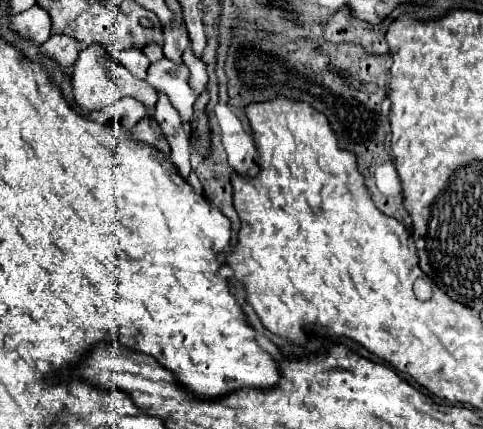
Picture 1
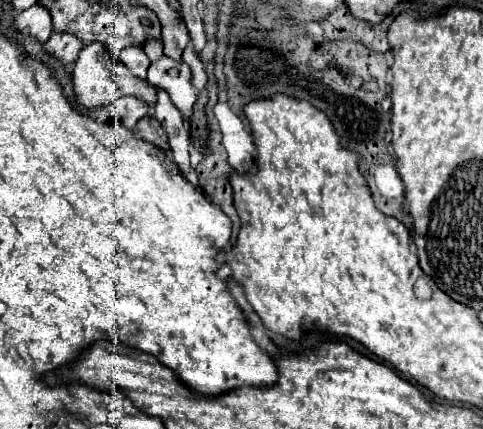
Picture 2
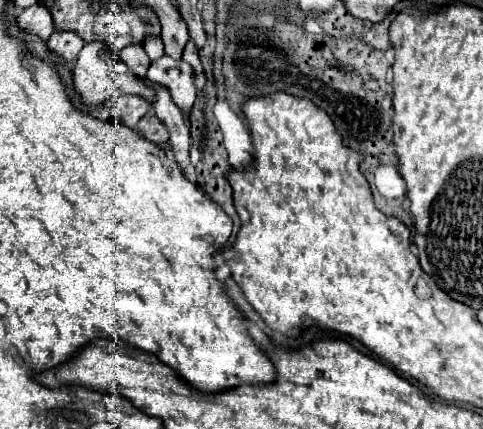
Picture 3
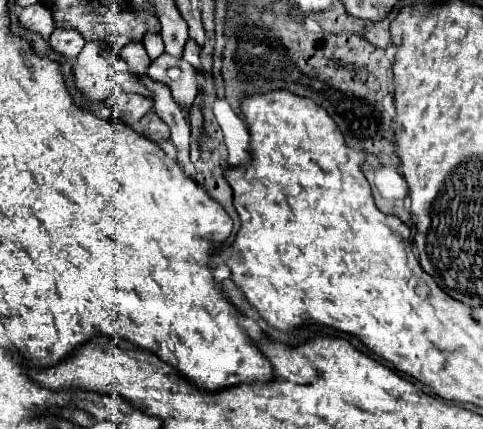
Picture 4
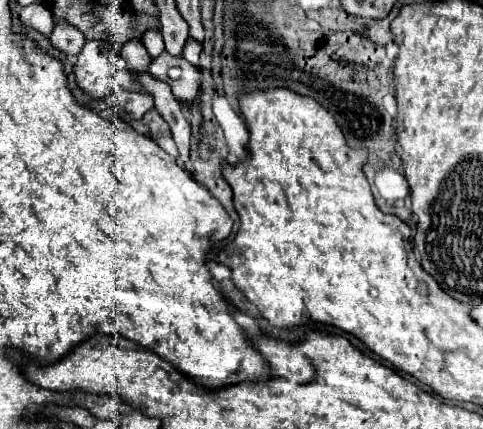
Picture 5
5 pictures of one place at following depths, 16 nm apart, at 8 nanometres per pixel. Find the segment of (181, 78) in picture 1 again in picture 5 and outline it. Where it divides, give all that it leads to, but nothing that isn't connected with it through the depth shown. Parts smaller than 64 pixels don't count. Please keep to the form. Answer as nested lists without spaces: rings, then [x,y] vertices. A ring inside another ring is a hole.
[[[162,52],[156,60],[152,60],[148,74],[156,80],[166,82],[172,88],[172,94],[180,104],[190,106],[194,98],[198,96],[200,70],[194,68],[184,58],[168,56],[168,52]]]

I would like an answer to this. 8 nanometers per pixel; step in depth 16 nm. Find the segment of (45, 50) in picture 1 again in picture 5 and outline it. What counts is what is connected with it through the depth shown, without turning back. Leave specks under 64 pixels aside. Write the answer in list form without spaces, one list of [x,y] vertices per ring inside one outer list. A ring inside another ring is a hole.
[[[56,22],[54,30],[50,34],[50,44],[54,48],[58,48],[60,52],[64,52],[66,56],[76,56],[82,50],[82,46],[86,44],[86,40],[76,28],[70,28],[64,22]]]

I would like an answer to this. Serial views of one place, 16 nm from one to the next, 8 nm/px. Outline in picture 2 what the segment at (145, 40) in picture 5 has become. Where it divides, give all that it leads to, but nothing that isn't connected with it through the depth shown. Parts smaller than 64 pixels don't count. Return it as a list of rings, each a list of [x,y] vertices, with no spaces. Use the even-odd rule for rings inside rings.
[[[150,40],[146,46],[144,46],[144,52],[146,52],[146,56],[150,58],[150,62],[156,62],[156,60],[160,60],[164,54],[162,54],[162,44],[160,42],[156,42],[156,40]]]

